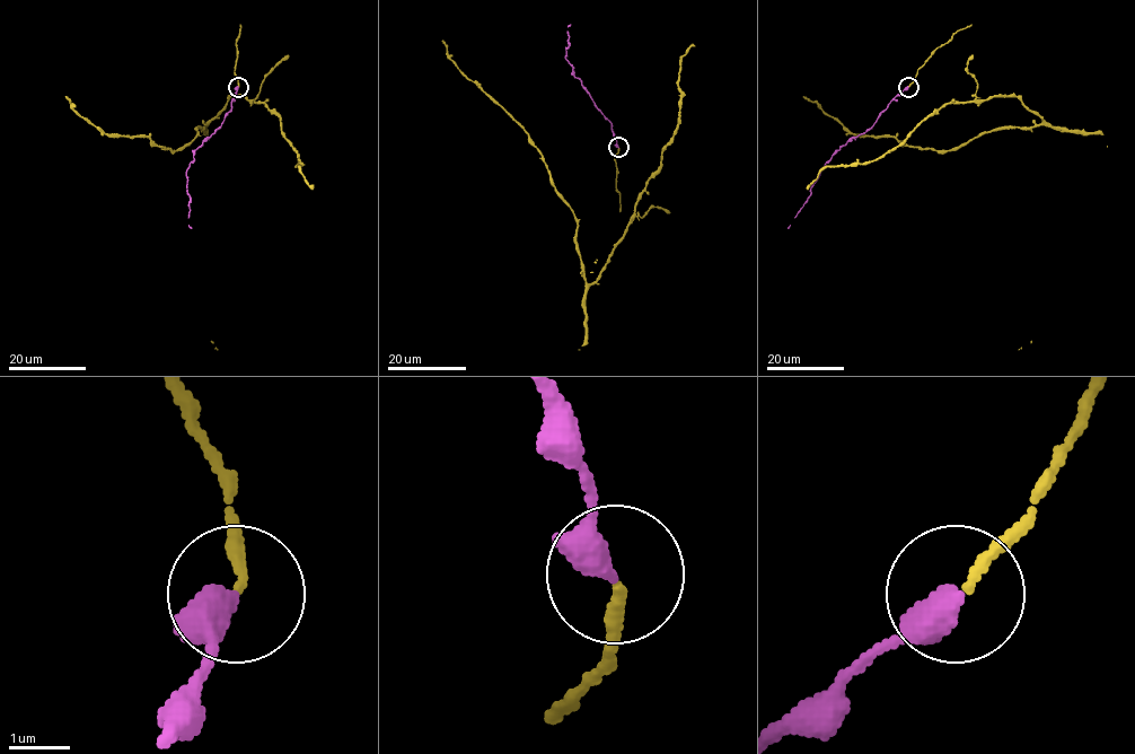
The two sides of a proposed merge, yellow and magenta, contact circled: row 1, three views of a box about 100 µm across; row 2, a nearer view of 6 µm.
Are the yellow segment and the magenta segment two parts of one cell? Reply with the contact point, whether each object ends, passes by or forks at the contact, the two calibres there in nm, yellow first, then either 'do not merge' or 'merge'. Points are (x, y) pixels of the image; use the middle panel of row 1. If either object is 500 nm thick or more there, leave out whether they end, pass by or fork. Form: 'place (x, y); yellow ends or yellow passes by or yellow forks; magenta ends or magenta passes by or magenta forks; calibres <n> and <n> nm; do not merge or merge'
place (618, 147); yellow ends; magenta passes by; calibres 170 and 320 nm; merge

